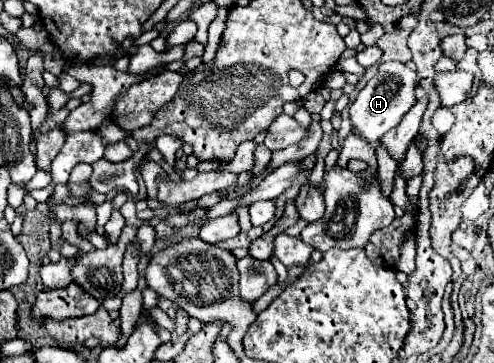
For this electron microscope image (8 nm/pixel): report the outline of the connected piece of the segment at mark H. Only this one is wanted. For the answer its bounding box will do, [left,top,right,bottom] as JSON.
[350,63,416,147]

